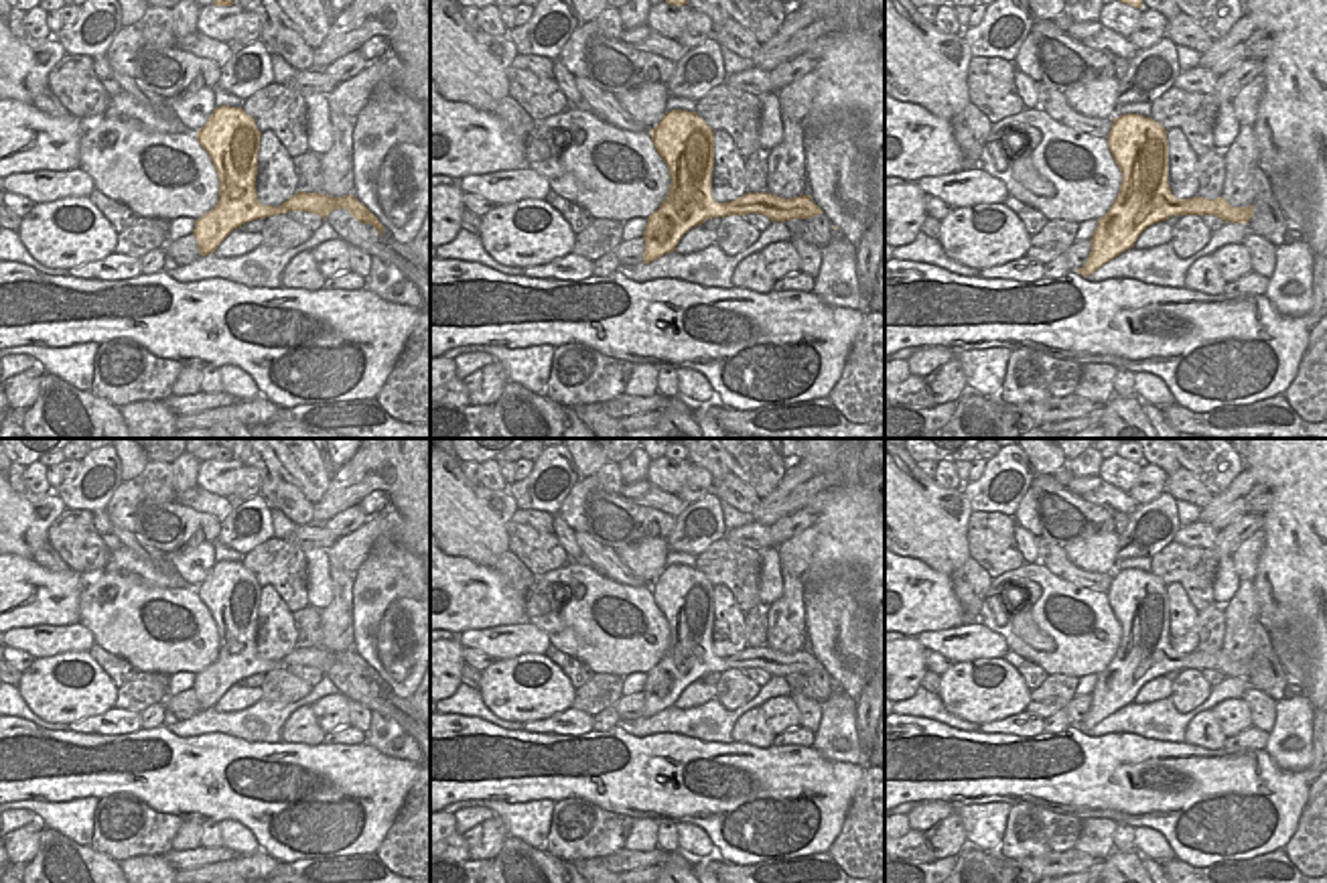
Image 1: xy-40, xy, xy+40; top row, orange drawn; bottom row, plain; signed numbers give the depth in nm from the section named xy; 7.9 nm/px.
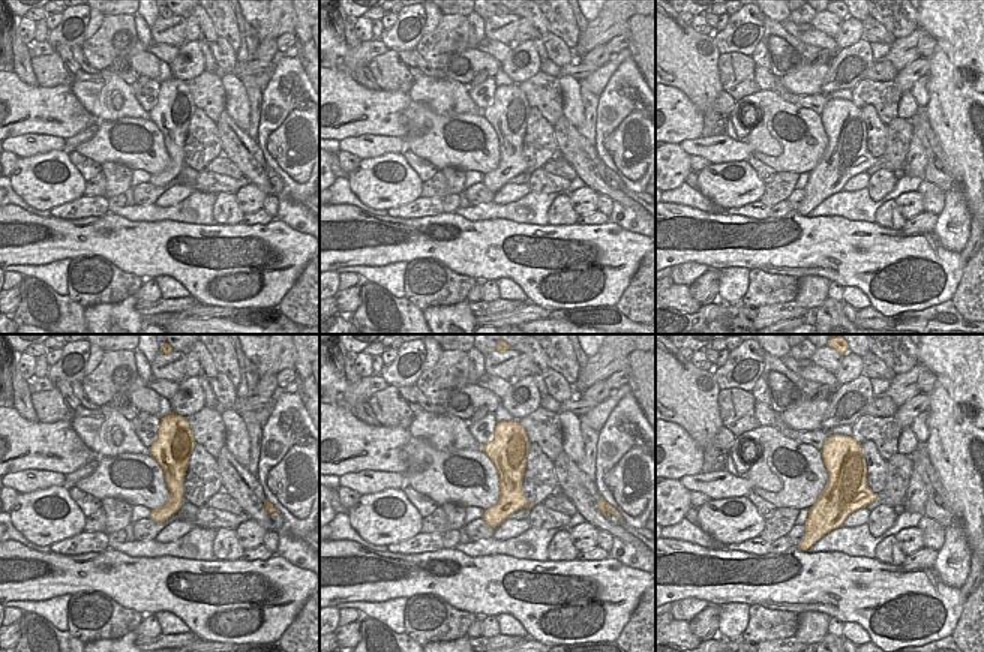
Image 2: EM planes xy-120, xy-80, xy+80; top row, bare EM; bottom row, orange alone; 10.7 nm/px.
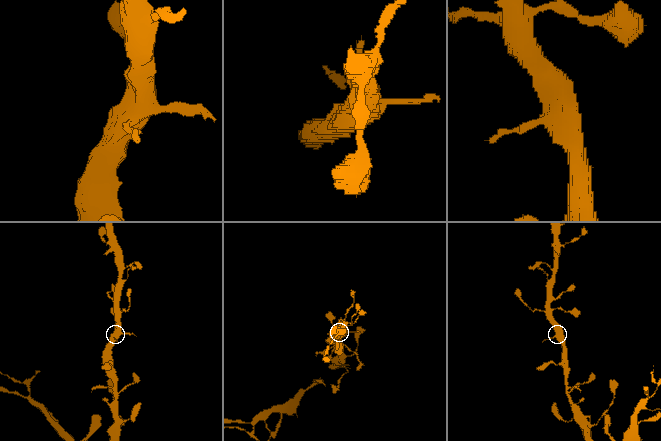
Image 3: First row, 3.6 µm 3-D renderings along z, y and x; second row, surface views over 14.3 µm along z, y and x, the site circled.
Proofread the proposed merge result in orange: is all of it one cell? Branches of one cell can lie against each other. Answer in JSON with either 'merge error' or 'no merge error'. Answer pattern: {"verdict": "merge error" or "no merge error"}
{"verdict": "no merge error"}

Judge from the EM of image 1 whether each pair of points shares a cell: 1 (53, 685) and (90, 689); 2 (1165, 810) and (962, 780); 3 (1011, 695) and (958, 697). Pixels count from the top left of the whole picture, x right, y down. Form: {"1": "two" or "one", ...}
{"1": "one", "2": "one", "3": "one"}

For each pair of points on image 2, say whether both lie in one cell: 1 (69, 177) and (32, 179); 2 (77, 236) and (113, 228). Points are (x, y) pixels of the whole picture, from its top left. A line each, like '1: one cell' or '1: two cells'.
1: one cell
2: one cell

